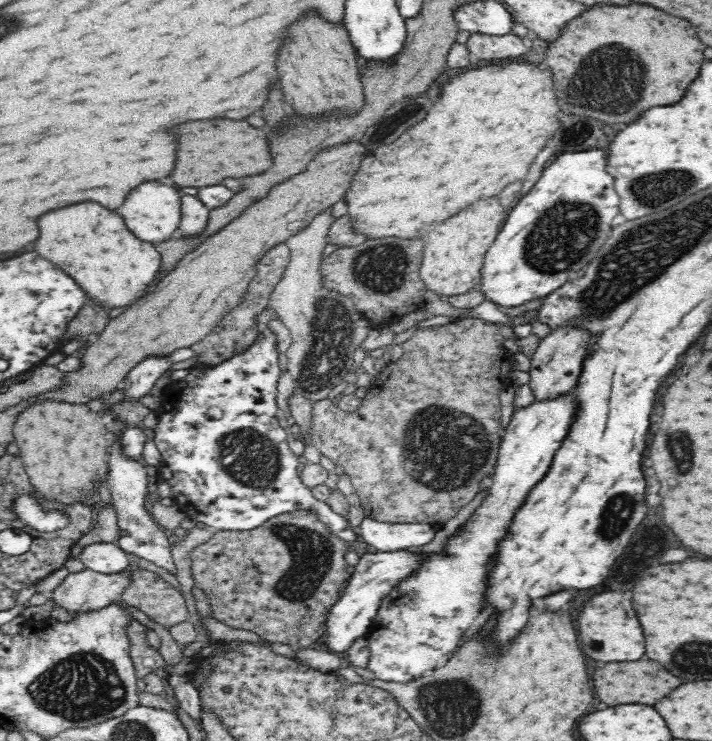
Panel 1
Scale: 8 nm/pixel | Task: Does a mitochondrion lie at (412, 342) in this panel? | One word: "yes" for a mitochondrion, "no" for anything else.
no

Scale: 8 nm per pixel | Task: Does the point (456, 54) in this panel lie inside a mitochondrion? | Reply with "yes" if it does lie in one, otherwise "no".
no

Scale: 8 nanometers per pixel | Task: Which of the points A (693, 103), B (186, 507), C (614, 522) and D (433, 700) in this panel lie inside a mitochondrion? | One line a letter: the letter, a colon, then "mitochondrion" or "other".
A: other
B: other
C: mitochondrion
D: mitochondrion

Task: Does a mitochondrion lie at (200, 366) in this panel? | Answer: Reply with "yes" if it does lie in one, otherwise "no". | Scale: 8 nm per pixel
no

